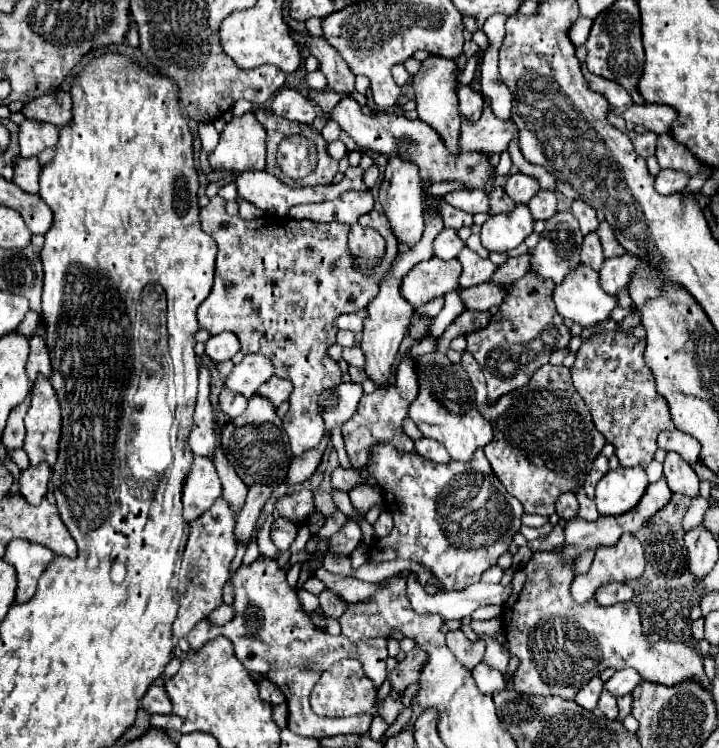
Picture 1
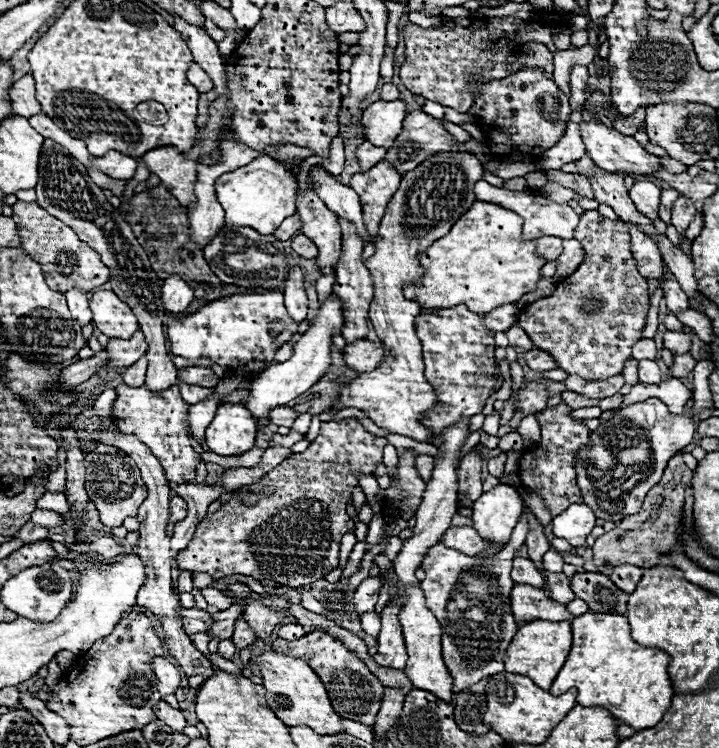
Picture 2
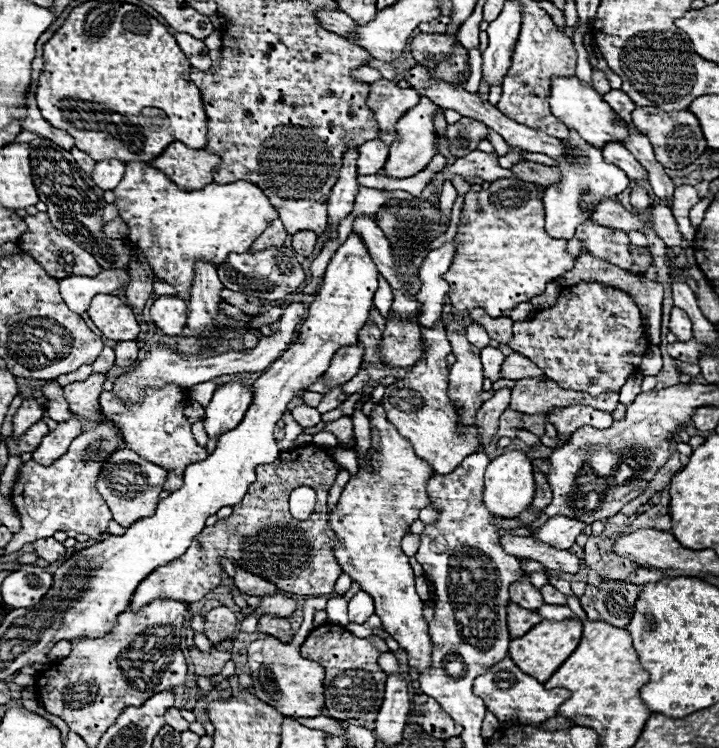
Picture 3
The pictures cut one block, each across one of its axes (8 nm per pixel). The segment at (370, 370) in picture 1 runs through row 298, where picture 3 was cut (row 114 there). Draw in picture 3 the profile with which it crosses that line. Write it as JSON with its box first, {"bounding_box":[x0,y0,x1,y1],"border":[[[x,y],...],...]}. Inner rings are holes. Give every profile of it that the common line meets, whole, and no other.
{"bounding_box":[368,80,420,134],"border":[[[376,80],[370,84],[368,108],[374,112],[378,130],[384,134],[394,134],[394,124],[418,104],[420,96],[412,88],[398,88],[390,80]]]}

